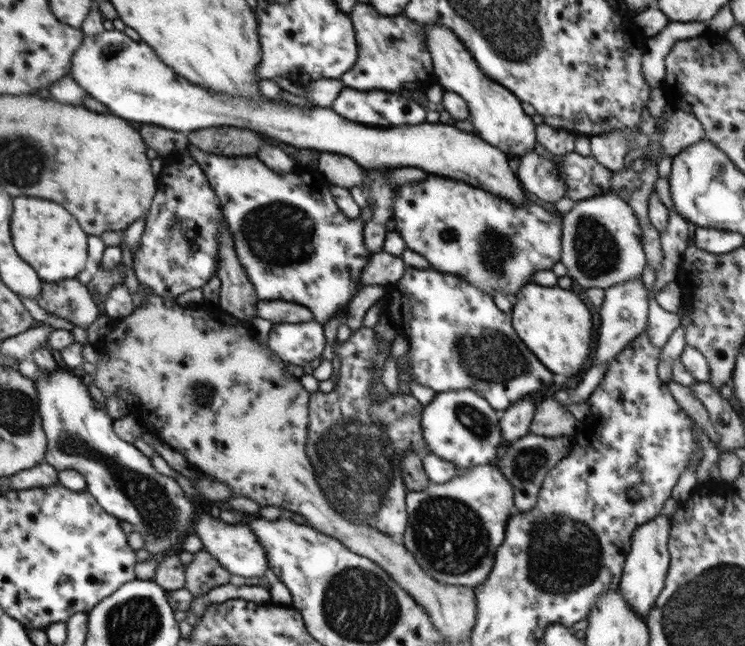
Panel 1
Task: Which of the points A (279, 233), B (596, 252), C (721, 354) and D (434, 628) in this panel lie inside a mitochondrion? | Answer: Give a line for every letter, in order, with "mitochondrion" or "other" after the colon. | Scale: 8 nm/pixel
A: mitochondrion
B: mitochondrion
C: other
D: other

